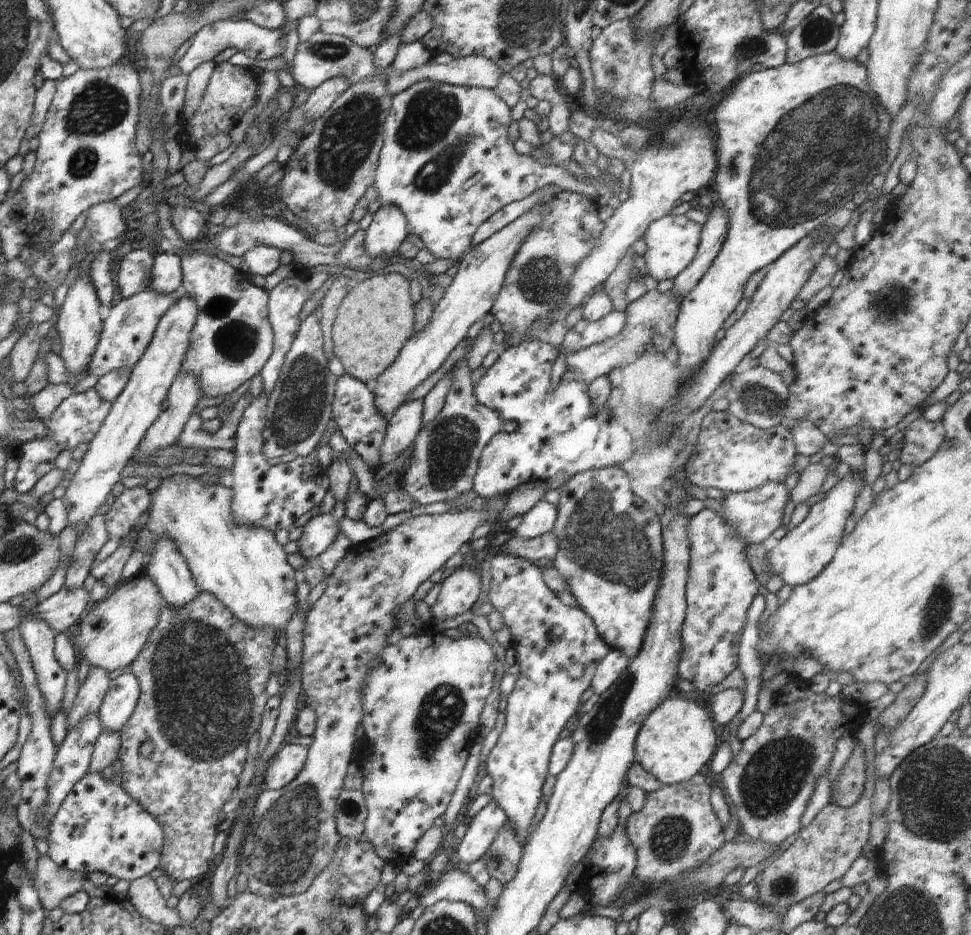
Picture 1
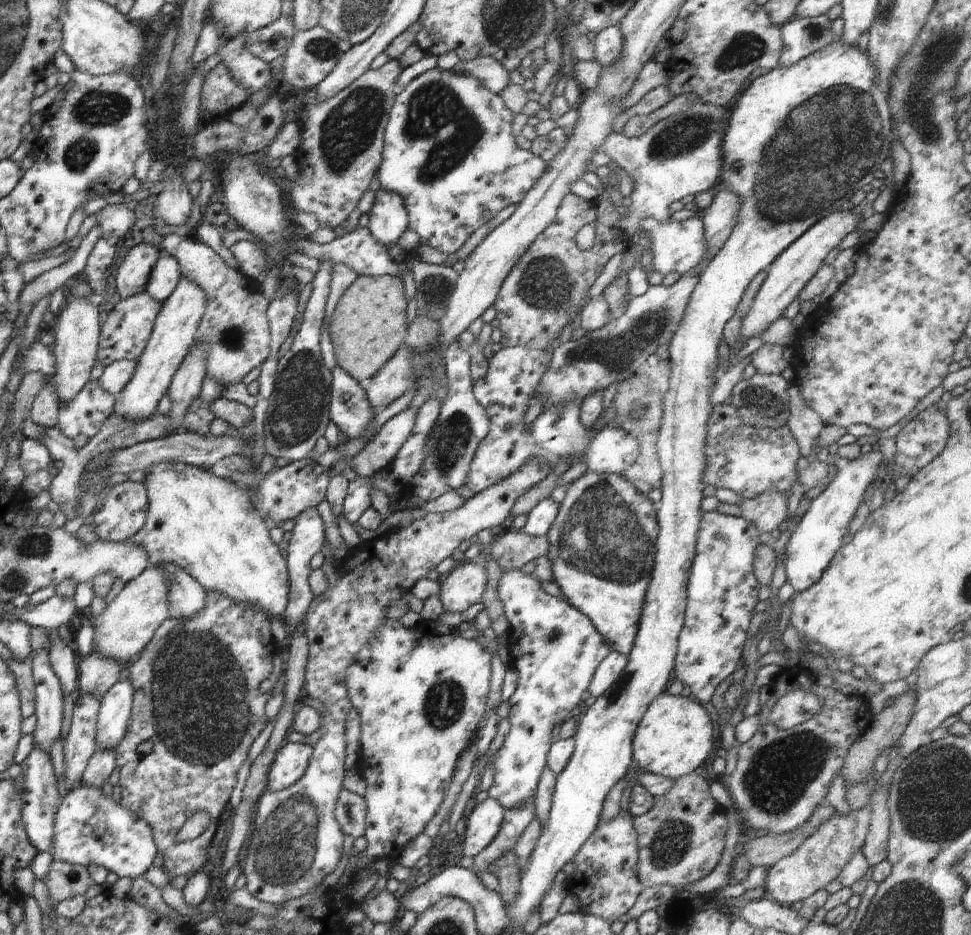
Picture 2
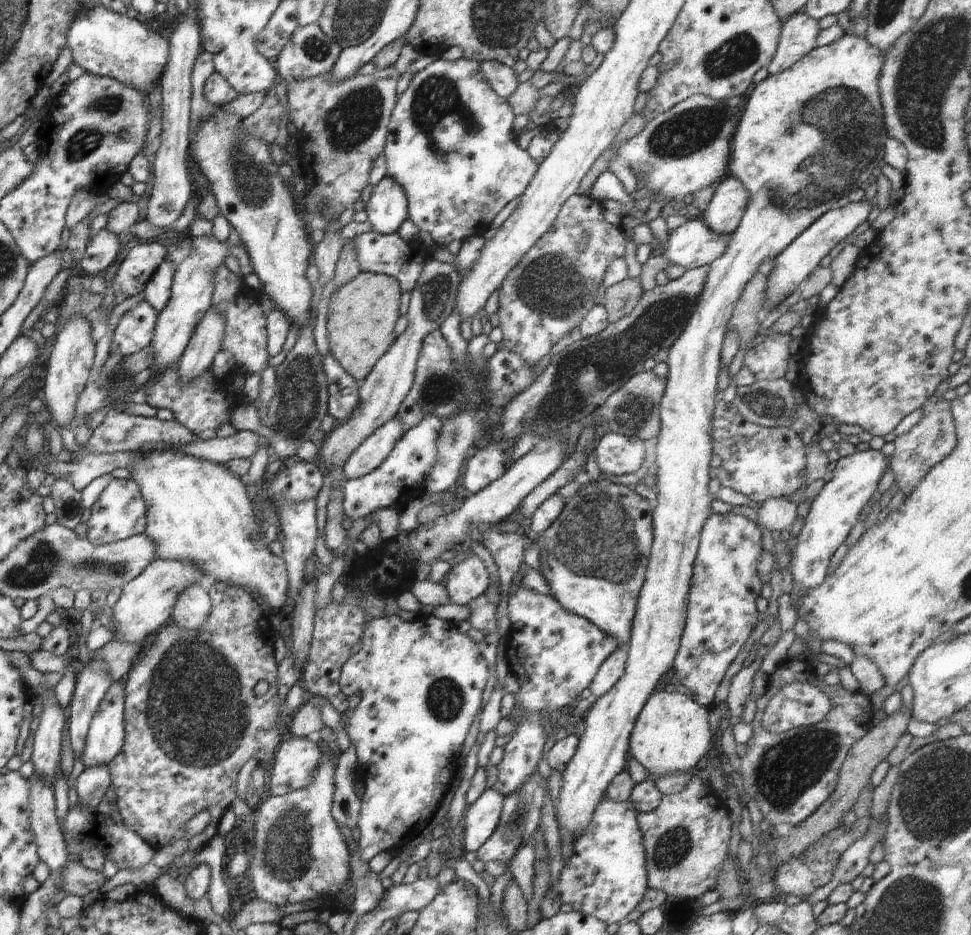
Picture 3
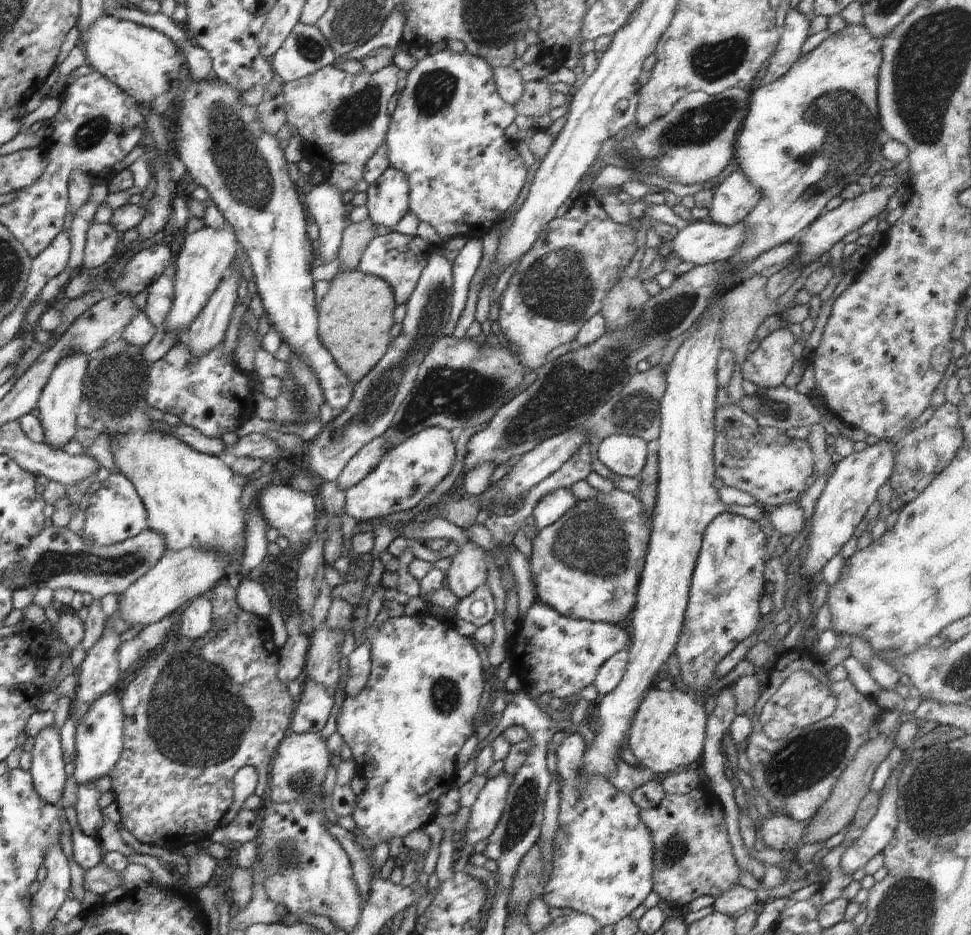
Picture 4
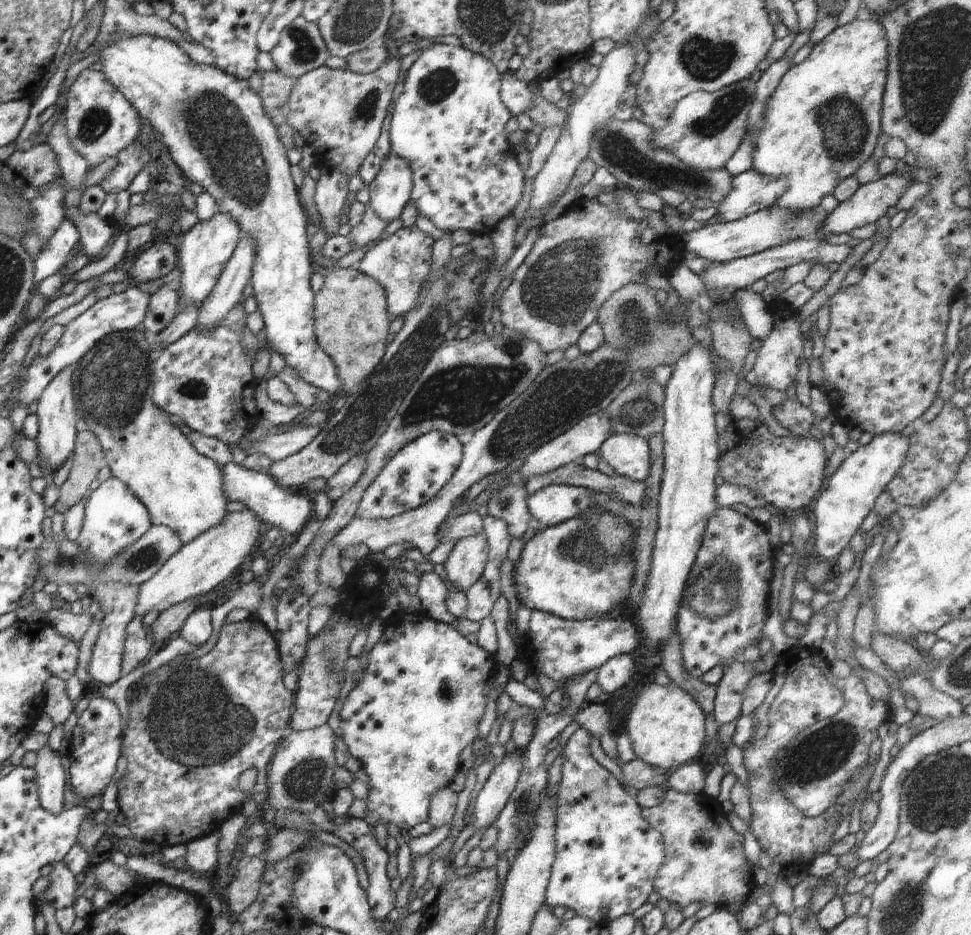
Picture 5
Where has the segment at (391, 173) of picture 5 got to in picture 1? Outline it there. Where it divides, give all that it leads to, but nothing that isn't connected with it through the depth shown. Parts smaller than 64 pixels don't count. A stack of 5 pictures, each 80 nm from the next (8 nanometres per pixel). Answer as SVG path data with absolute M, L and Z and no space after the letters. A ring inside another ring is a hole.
M384 203L373 213L373 220L365 230L365 249L371 255L384 255L392 258L393 255L398 254L400 243L408 236L407 228L408 221L404 213L396 205Z

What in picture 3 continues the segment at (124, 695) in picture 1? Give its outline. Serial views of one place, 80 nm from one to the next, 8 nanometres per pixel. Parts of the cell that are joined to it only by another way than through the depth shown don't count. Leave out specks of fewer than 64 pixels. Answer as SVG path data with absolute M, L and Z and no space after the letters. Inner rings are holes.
M114 681L90 721L81 757L86 769L107 765L124 744L124 681Z

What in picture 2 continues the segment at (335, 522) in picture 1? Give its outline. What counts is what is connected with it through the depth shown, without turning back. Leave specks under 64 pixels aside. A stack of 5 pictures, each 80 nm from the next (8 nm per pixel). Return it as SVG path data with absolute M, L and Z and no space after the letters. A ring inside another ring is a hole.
M316 507L307 508L304 512L297 514L293 519L295 524L291 530L291 538L288 541L288 546L283 551L283 557L289 572L289 593L287 594L288 604L282 621L287 620L287 623L294 625L296 628L304 620L308 607L314 599L311 593L311 586L309 585L309 576L311 573L309 562L314 558L315 554L320 552L320 548L324 544L325 533L324 523L320 515L318 515Z

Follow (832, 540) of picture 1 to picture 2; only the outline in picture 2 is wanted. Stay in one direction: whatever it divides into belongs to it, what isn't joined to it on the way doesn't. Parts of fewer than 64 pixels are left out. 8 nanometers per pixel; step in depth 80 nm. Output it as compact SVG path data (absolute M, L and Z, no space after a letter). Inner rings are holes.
M880 451L861 453L855 459L836 457L834 464L837 474L827 487L810 502L810 507L794 527L784 556L787 580L795 588L795 592L805 591L816 584L833 561L838 549L842 546L842 538L849 530L850 521L854 518L859 504L863 502L864 492L872 484L875 477L881 476L882 456Z

